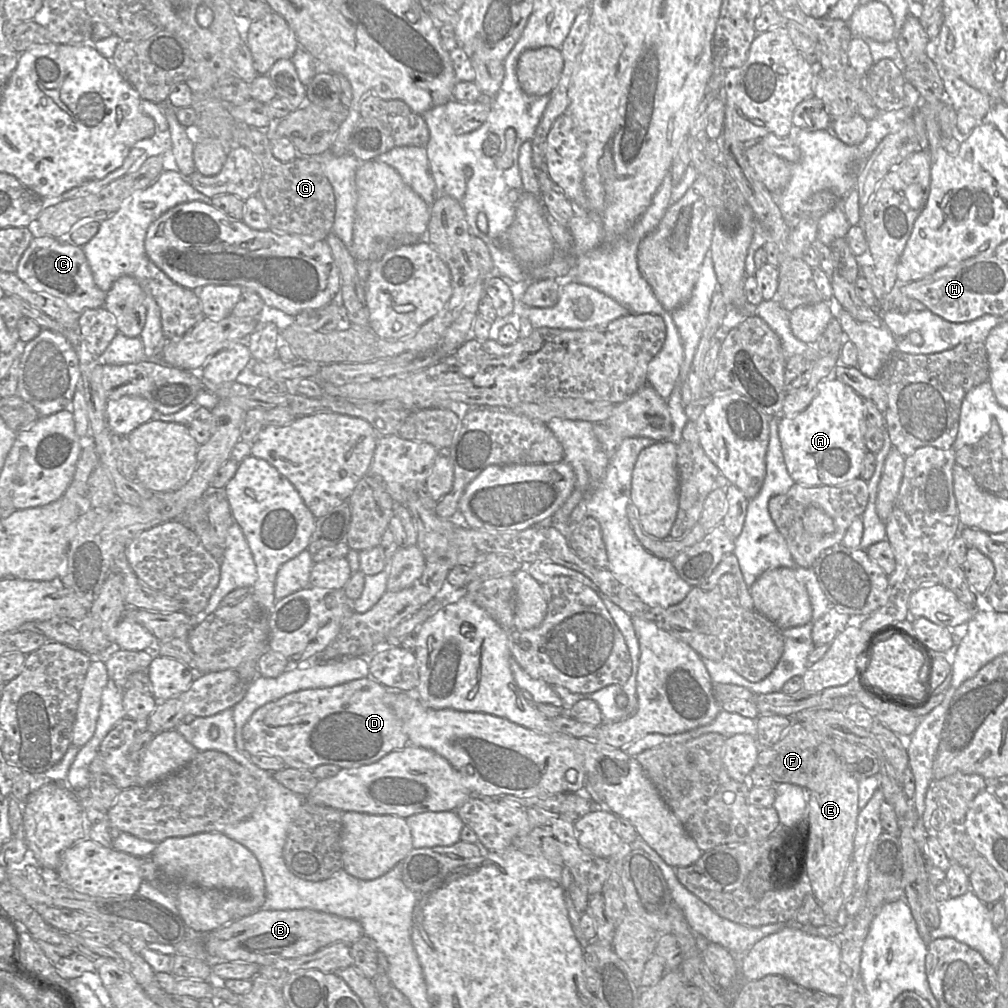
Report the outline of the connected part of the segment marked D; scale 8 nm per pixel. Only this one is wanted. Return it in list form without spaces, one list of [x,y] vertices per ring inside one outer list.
[[[368,676],[333,687],[309,688],[287,694],[253,713],[242,731],[244,750],[250,755],[275,756],[287,767],[311,771],[324,764],[354,768],[374,763],[394,750],[403,749],[409,743],[402,721],[383,702],[387,690]]]

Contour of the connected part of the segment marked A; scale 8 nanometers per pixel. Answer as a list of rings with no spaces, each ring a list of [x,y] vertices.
[[[822,380],[811,403],[793,417],[781,416],[778,436],[787,472],[804,486],[837,486],[859,478],[867,452],[863,398],[841,381]]]

